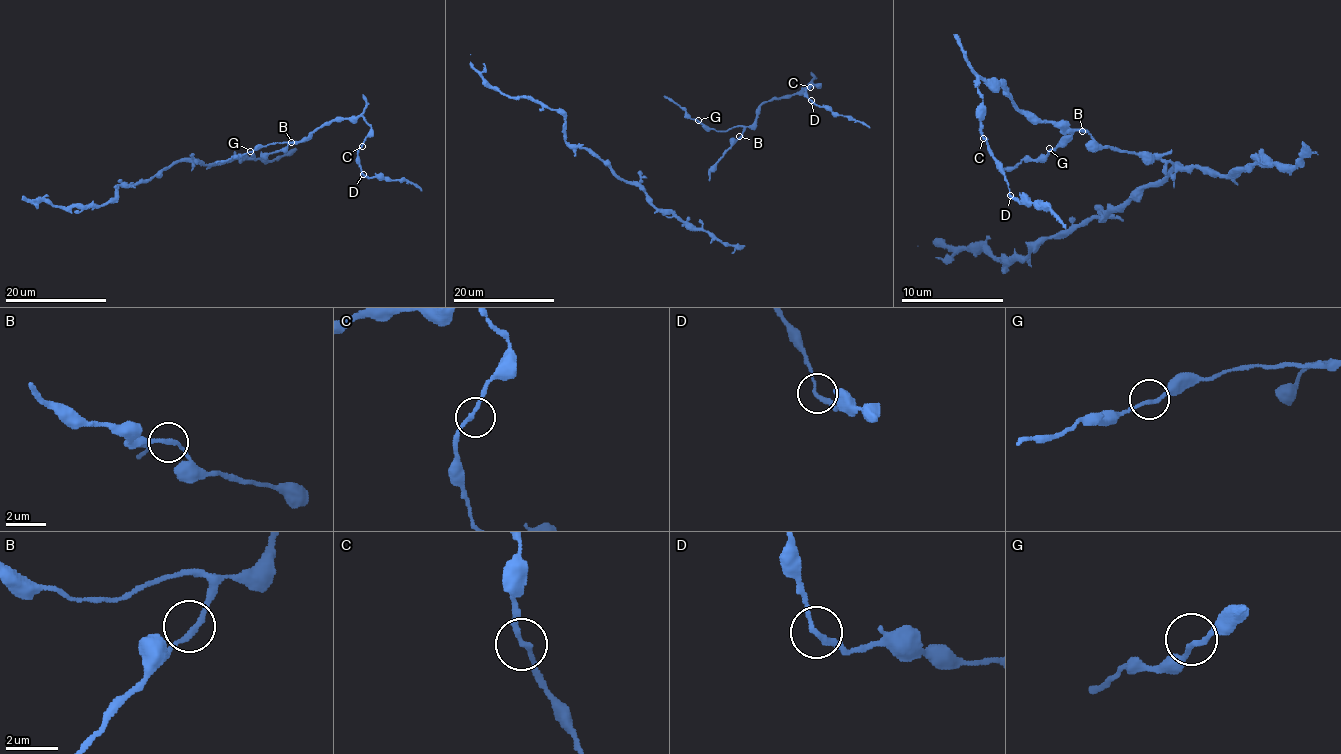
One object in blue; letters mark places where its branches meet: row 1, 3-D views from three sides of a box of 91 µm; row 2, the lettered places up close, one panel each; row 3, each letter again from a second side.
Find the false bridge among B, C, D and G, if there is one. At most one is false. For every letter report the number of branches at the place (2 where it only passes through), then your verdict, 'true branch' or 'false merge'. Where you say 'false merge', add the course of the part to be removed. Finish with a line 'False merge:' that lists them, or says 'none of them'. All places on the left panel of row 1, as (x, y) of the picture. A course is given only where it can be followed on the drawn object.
B: branches 2; true branch
C: branches 2; true branch
D: branches 2; true branch
G: branches 2; true branch
False merge: none of them

